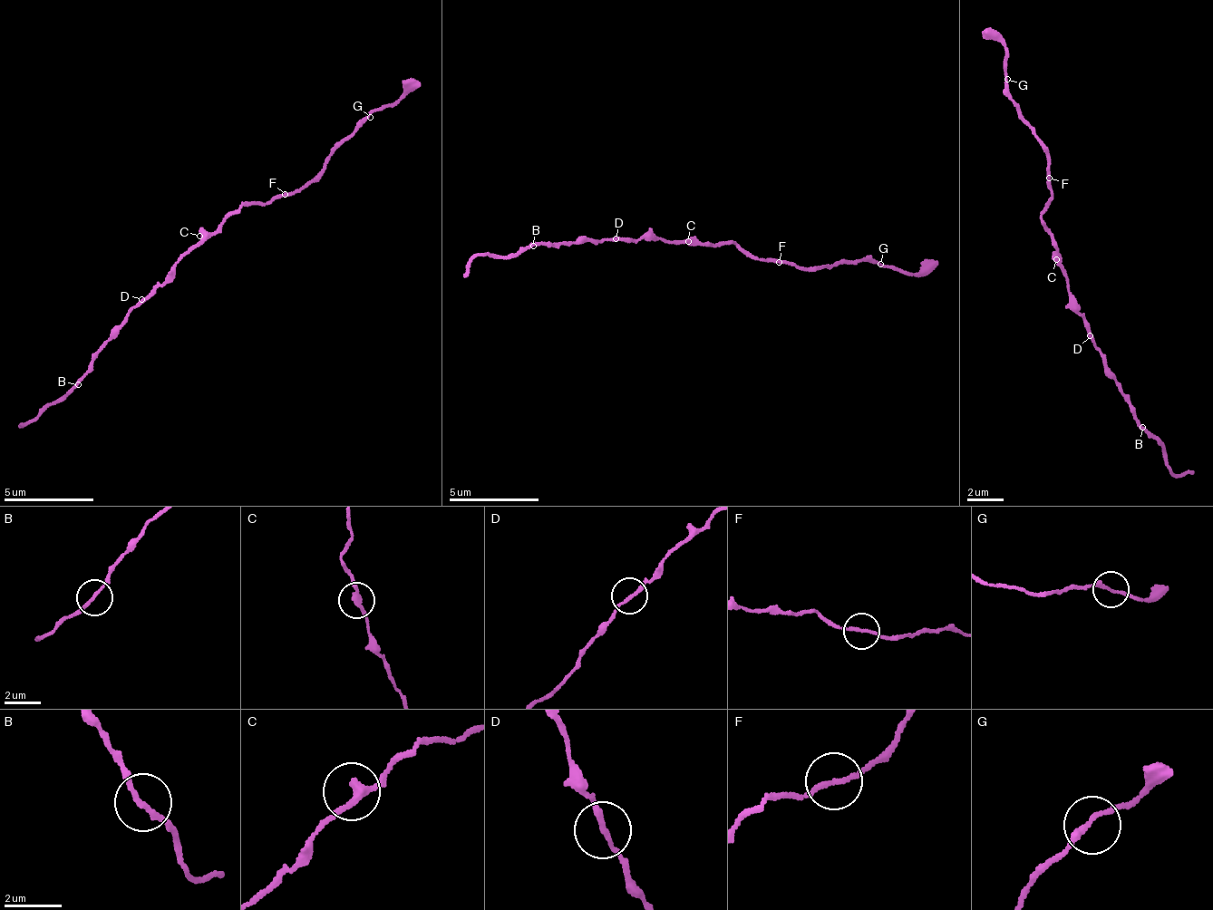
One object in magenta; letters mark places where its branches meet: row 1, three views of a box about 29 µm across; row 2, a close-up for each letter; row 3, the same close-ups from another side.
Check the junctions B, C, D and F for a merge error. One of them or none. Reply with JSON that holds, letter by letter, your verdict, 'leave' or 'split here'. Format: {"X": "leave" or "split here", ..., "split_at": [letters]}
{"B": "leave", "C": "leave", "D": "leave", "F": "split here", "split_at": ["F"]}

